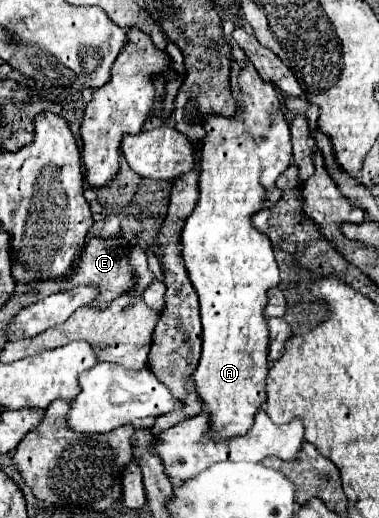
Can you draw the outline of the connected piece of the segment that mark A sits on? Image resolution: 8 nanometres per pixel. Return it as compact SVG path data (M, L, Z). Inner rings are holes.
M245 62L241 66L241 72L239 72L239 90L243 94L241 102L243 102L243 108L237 108L235 116L231 118L223 118L223 116L207 116L203 128L205 128L205 136L203 136L203 142L201 142L201 160L199 160L199 200L193 208L193 212L189 214L185 226L183 226L183 232L181 232L181 256L185 260L185 270L189 274L189 280L199 296L200 304L200 317L203 322L203 354L201 354L201 360L199 360L199 366L193 374L193 380L195 380L195 386L197 386L197 392L205 404L205 410L209 412L211 416L211 426L213 426L213 436L219 436L219 438L225 438L225 436L241 436L245 434L251 426L253 426L253 418L255 414L259 412L261 408L261 402L267 398L267 372L269 372L269 364L267 364L267 322L265 322L265 316L263 316L263 310L267 306L267 290L269 288L275 288L279 284L279 268L277 268L277 262L275 262L275 256L273 256L273 248L271 248L271 242L267 236L263 236L261 232L257 232L251 224L251 214L259 212L265 208L267 200L273 200L273 198L281 198L281 190L275 186L275 180L287 170L287 166L291 164L291 140L289 140L289 124L281 112L281 98L277 94L277 90L263 82L261 76L255 72L253 64L251 62Z

